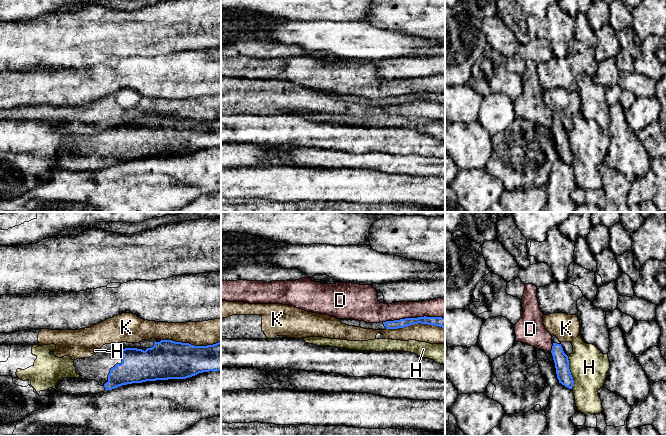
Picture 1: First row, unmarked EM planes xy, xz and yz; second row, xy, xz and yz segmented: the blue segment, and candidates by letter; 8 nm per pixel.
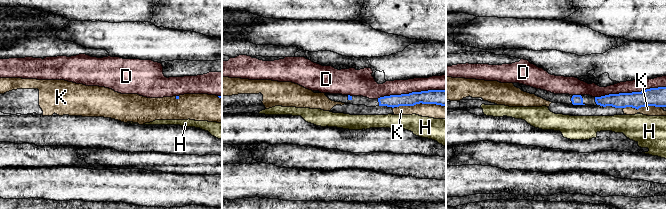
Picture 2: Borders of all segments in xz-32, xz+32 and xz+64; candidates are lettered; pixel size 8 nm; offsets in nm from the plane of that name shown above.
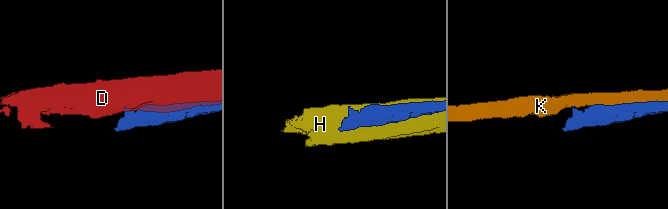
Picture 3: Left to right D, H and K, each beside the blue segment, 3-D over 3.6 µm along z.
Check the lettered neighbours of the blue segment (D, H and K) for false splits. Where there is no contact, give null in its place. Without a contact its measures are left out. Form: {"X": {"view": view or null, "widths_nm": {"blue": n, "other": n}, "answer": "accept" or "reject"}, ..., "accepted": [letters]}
{"D": {"view": "xz", "widths_nm": {"blue": 80, "other": 160}, "answer": "reject"}, "H": {"view": "yz", "widths_nm": {"blue": 120, "other": 300}, "answer": "reject"}, "K": {"view": "xy", "widths_nm": {"blue": 320, "other": 200}, "answer": "reject"}, "accepted": []}

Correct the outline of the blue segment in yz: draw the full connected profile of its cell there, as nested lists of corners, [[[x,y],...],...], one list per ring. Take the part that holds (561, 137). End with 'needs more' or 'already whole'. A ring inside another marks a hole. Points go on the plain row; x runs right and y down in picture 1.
[[[556,112],[552,113],[552,118],[553,122],[551,129],[555,139],[555,147],[559,159],[569,165],[572,165],[574,161],[574,156],[569,145],[568,132],[564,129],[561,118]]] | needs more

